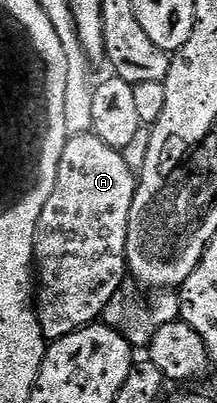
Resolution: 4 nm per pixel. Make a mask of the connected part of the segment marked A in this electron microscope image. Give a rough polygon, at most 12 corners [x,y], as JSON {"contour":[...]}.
{"contour":[[71,135],[38,217],[45,340],[125,286],[138,175]]}

